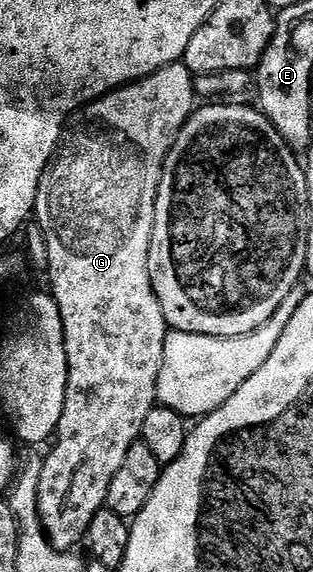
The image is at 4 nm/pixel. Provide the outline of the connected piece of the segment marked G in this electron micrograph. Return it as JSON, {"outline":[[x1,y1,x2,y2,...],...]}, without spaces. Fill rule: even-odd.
{"outline":[[184,63,168,64,166,68,161,68,147,78,137,80,134,84,127,84,123,88,117,88,114,92,108,92,106,96,101,96,93,103,85,105,81,111,69,117,65,130,61,133,61,143,57,145,57,153,46,166,43,178,39,182,35,221,46,235,50,259,47,278,53,283,51,295,59,306,63,318,69,377,67,378,67,398,63,402,63,418,59,418,59,426,55,439,52,441,53,449,50,450,49,457,44,457,41,466,37,510,41,519,41,527,48,536,49,543,60,550,73,550,78,547,77,543,82,543,85,531,91,526,91,518,95,518,97,511,105,507,111,478,115,478,119,466,123,466,123,457,127,455,127,450,131,450,131,446,141,440,143,422,147,422,147,414,151,414,151,410,158,403,157,379,159,370,163,366,163,346,167,335,167,325,163,318,163,310,159,306,159,298,151,286,149,277,149,243,155,226,155,202,165,159,173,148,173,143,177,141,177,135,181,133,183,126,195,111,194,81,193,73,185,69]]}

